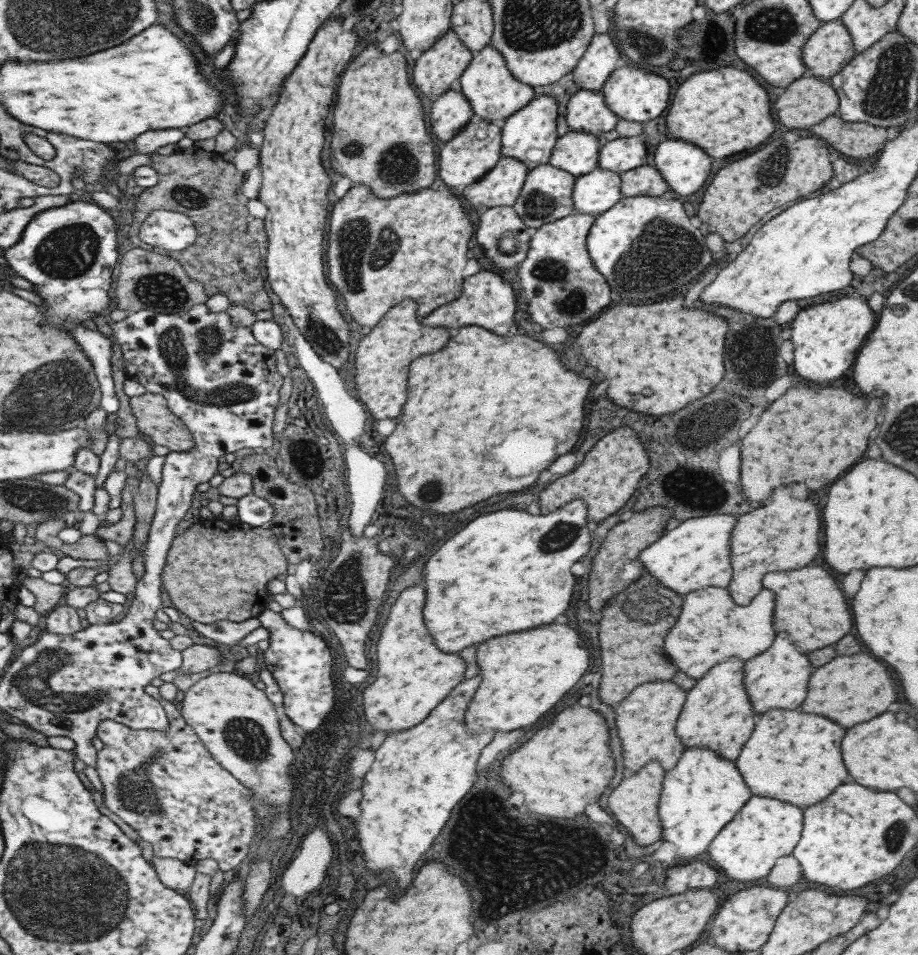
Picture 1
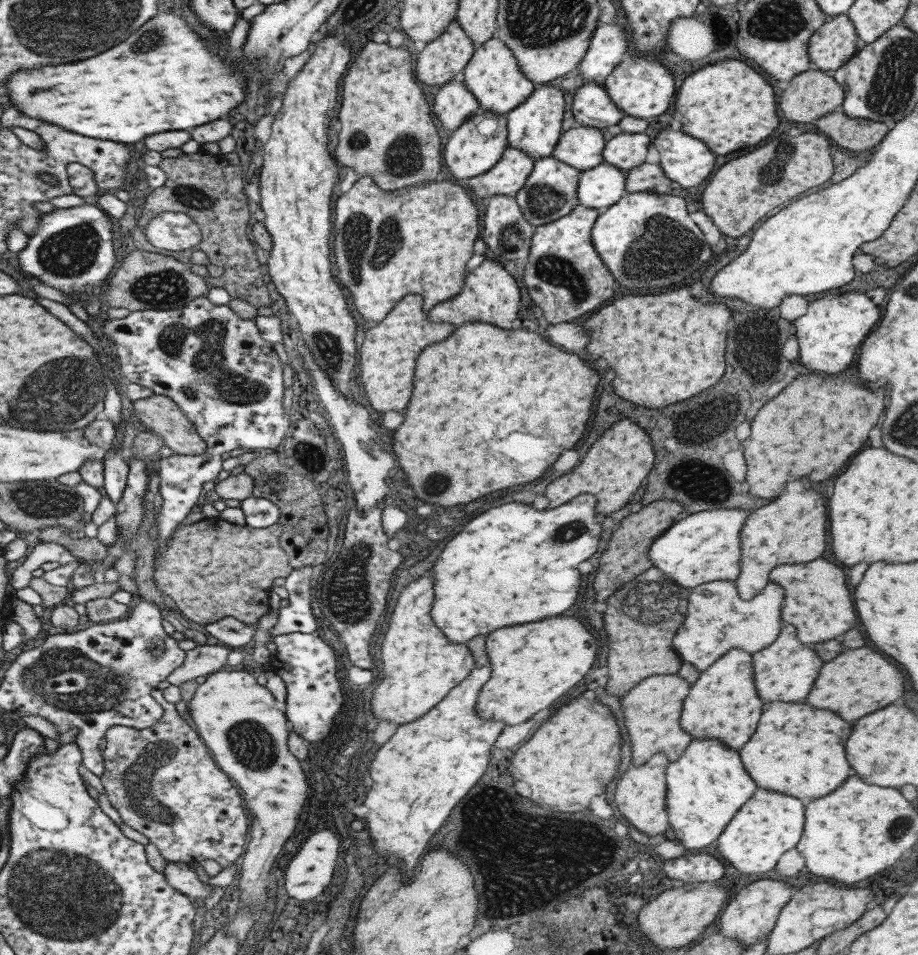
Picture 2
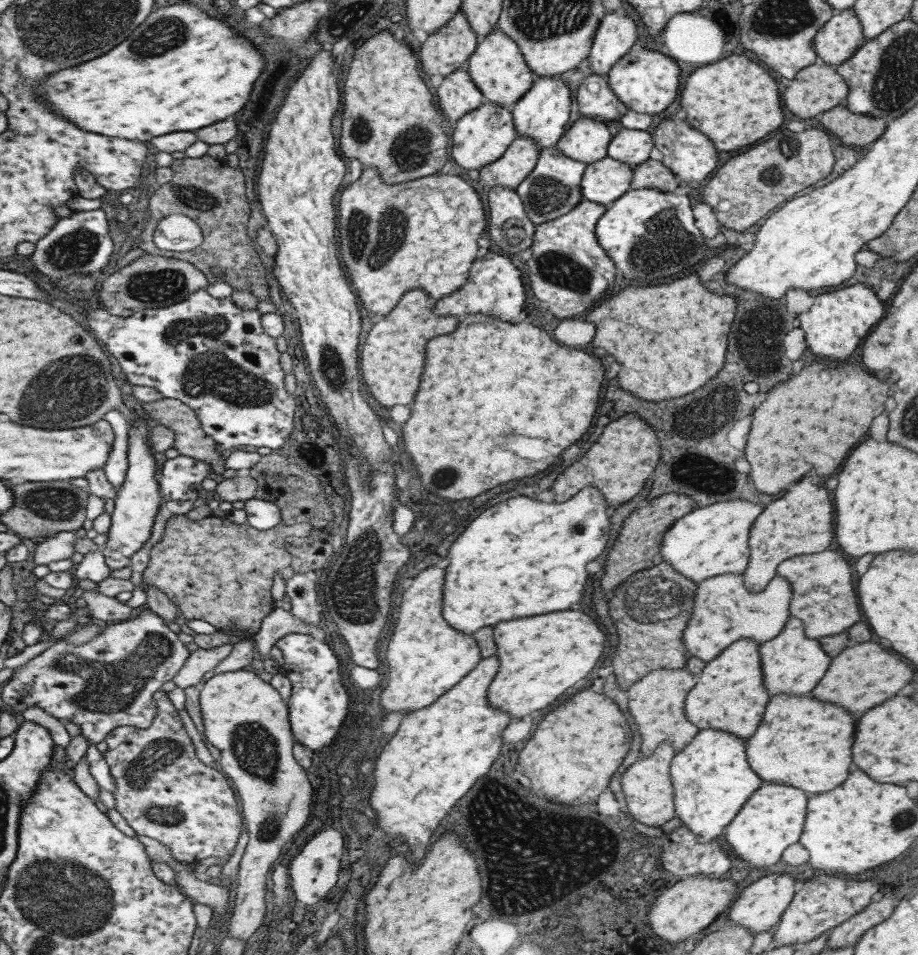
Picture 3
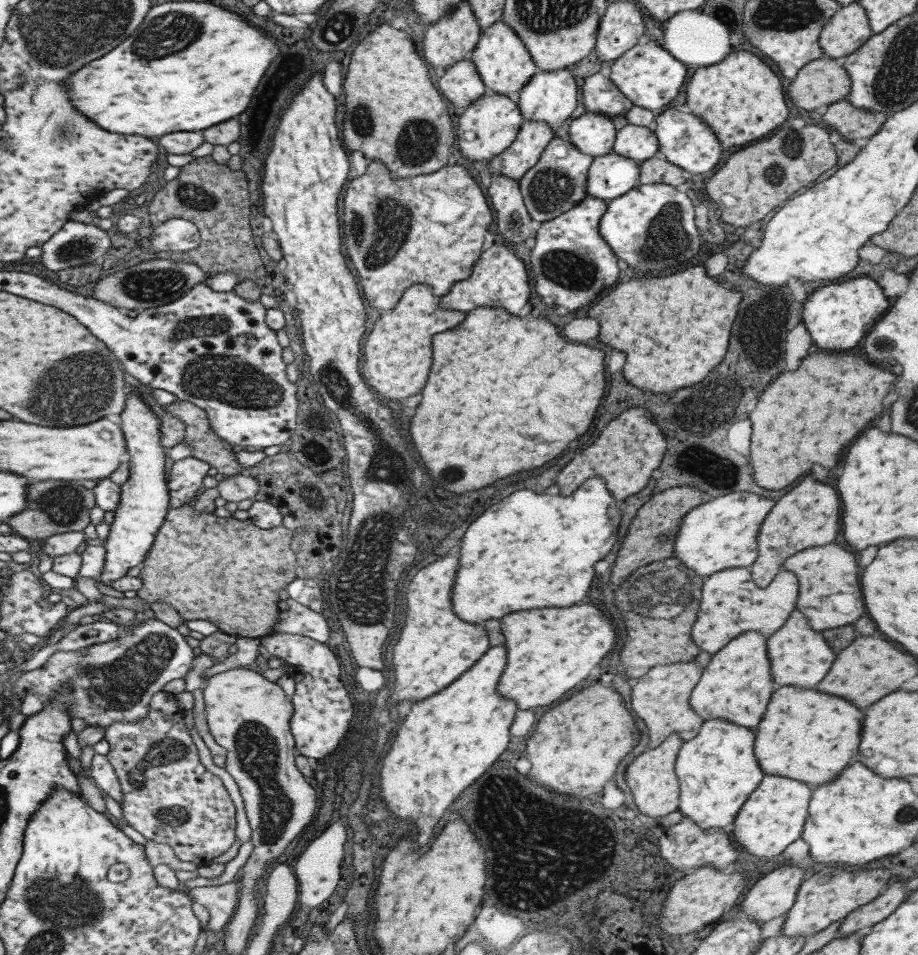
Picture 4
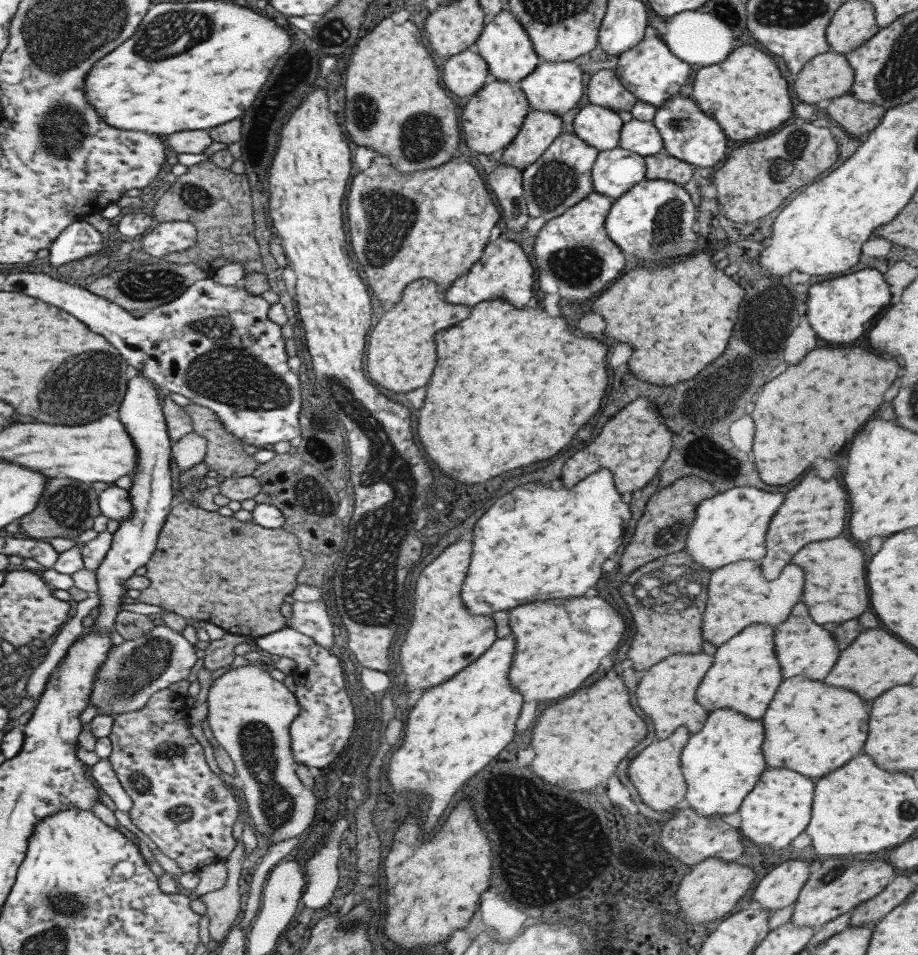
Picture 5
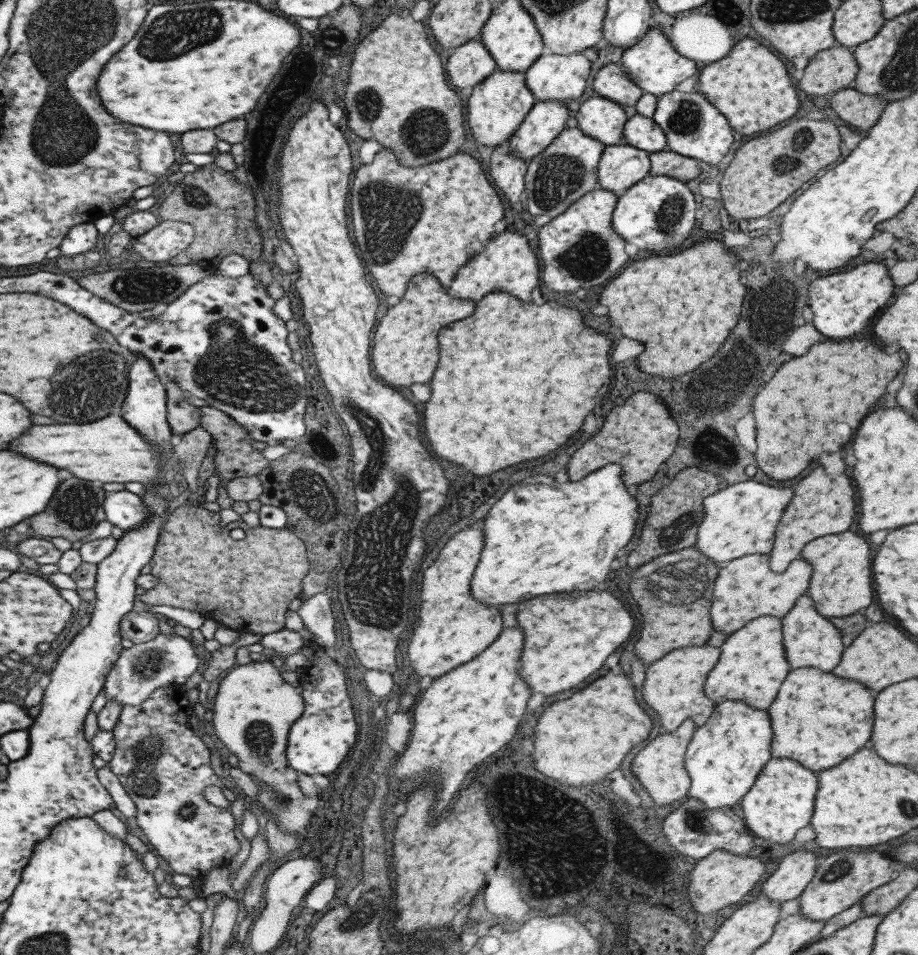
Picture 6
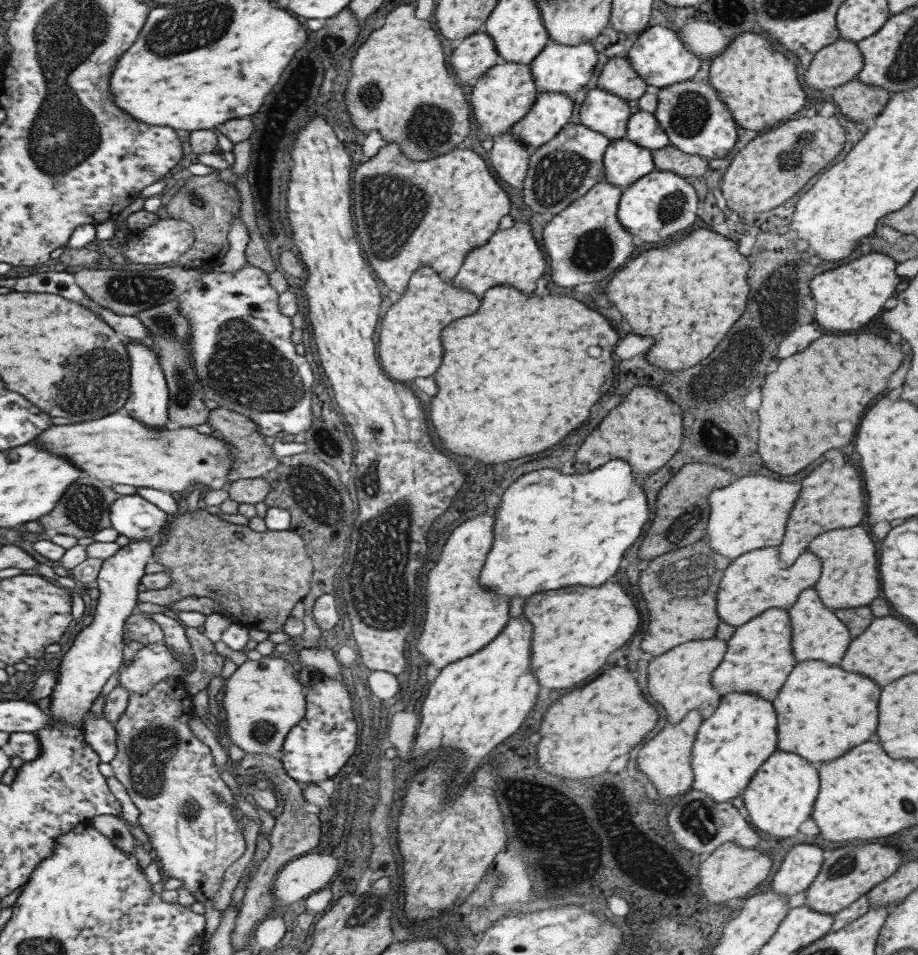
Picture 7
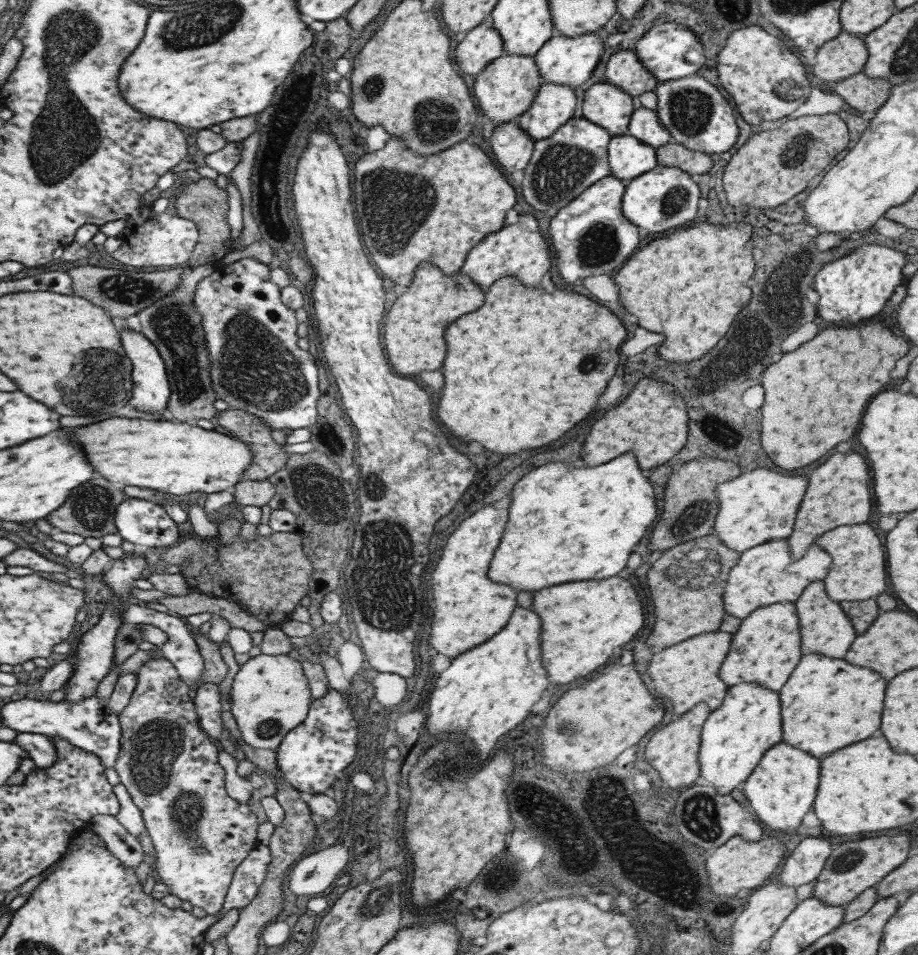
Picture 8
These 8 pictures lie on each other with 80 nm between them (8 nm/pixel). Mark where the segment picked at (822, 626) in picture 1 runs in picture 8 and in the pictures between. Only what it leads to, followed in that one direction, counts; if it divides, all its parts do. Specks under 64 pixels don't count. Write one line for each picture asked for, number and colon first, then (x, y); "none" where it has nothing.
2: (815, 601)
3: (823, 600)
4: (828, 595)
5: (833, 590)
6: (840, 584)
7: (848, 576)
8: (857, 571)

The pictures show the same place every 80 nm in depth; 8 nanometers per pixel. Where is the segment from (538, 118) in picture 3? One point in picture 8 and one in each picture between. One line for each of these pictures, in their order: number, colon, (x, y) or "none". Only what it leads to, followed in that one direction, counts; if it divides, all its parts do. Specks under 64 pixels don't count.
4: (550, 95)
5: (555, 87)
6: (561, 77)
7: (557, 68)
8: (562, 60)

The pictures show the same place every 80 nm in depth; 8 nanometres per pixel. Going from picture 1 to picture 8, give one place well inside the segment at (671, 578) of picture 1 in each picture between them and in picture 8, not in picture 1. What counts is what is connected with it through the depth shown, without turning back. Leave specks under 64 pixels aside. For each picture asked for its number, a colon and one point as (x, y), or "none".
2: (702, 547)
3: (710, 540)
4: (721, 533)
5: (730, 526)
6: (740, 519)
7: (750, 513)
8: (754, 507)

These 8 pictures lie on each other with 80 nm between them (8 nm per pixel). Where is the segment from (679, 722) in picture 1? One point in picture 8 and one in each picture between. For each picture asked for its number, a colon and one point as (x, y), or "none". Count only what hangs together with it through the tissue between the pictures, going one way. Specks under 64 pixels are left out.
2: (722, 703)
3: (728, 694)
4: (735, 685)
5: (744, 673)
6: (750, 668)
7: (757, 659)
8: (765, 648)

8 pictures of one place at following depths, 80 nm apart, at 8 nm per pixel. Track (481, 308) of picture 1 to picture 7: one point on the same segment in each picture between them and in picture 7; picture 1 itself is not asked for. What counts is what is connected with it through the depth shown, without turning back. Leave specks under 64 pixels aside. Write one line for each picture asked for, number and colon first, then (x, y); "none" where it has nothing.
2: (490, 295)
3: (494, 287)
4: (497, 279)
5: (503, 272)
6: (506, 264)
7: (510, 256)

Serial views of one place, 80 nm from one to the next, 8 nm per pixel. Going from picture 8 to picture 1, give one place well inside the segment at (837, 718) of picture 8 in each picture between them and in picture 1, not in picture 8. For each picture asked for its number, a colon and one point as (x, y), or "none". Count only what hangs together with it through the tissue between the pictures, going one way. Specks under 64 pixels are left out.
1: (781, 760)
2: (796, 750)
3: (800, 742)
4: (803, 735)
5: (810, 728)
6: (817, 720)
7: (821, 711)

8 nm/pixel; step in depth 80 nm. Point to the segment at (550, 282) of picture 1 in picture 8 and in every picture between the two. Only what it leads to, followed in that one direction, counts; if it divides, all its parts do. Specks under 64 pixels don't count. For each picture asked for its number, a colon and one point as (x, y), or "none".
2: (564, 278)
3: (568, 270)
4: (570, 263)
5: (574, 258)
6: (577, 249)
7: (584, 242)
8: (589, 235)

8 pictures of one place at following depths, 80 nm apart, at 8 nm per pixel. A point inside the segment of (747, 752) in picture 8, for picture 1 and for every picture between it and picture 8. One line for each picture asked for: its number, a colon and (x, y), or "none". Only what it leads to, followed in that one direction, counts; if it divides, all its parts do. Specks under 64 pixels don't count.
1: (703, 791)
2: (706, 785)
3: (711, 780)
4: (716, 770)
5: (720, 763)
6: (725, 754)
7: (730, 745)

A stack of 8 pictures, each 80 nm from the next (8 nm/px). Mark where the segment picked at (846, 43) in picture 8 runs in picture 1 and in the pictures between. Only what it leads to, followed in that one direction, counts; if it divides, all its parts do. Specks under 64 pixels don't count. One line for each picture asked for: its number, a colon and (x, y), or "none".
1: (808, 100)
2: (811, 94)
3: (814, 89)
4: (823, 81)
5: (827, 75)
6: (832, 69)
7: (839, 62)

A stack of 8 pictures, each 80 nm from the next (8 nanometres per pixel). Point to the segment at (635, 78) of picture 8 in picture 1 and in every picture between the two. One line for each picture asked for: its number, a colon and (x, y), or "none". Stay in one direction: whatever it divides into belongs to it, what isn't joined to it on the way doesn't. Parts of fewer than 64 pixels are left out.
1: (585, 111)
2: (590, 106)
3: (594, 98)
4: (598, 94)
5: (603, 88)
6: (610, 82)
7: (616, 76)

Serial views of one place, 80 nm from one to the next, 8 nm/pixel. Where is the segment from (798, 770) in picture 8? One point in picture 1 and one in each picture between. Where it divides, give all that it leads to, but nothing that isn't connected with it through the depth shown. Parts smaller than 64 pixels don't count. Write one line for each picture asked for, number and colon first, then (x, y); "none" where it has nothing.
1: (764, 829)
2: (770, 823)
3: (772, 818)
4: (773, 815)
5: (777, 809)
6: (780, 801)
7: (779, 797)

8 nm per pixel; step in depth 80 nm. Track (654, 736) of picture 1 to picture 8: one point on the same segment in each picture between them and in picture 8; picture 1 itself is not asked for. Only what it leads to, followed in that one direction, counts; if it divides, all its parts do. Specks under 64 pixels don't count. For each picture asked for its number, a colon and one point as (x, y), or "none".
2: (651, 709)
3: (656, 702)
4: (660, 698)
5: (665, 694)
6: (673, 689)
7: (678, 680)
8: (687, 673)

